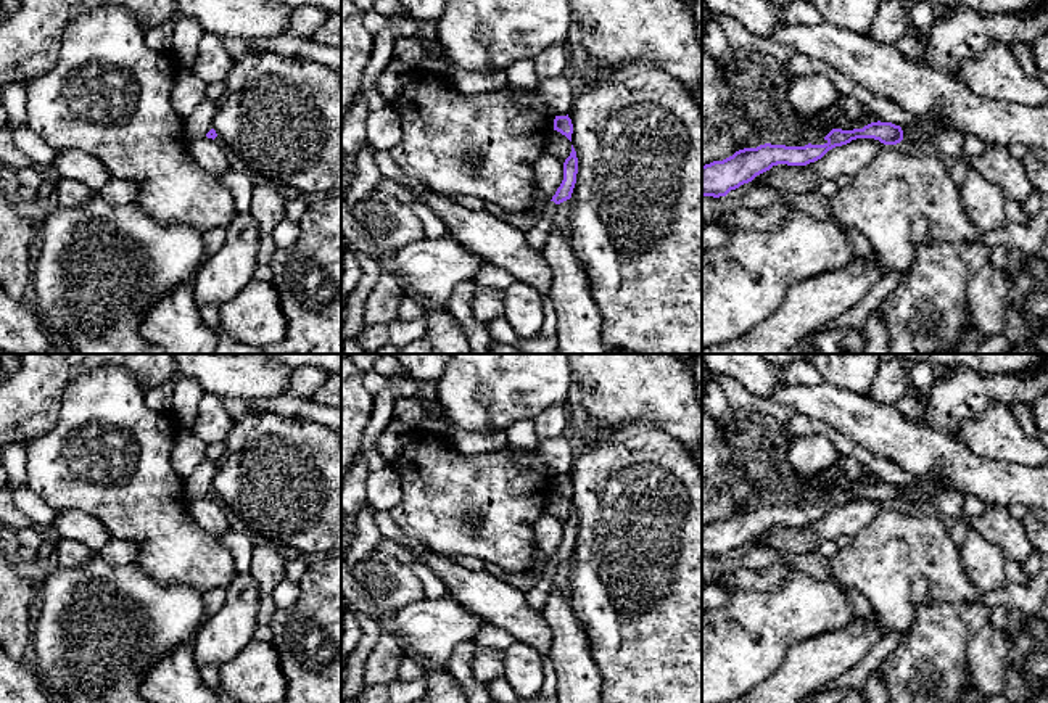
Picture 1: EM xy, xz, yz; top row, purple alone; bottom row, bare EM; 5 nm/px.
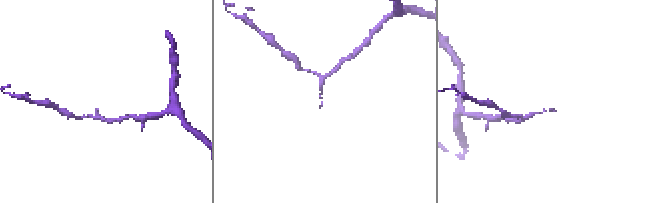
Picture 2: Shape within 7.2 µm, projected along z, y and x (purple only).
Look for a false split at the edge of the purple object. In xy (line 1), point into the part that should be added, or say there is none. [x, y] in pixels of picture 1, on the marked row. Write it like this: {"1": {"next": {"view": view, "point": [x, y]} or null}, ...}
{"1": {"next": null}}

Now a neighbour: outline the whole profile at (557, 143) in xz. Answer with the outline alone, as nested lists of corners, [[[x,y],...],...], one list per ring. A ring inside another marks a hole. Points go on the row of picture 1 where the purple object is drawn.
[[[552,130],[547,135],[546,151],[551,154],[555,154],[565,161],[571,153],[571,142],[560,132]]]

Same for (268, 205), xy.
[[[254,185],[251,193],[250,216],[254,219],[259,235],[272,235],[274,228],[287,217],[288,199],[279,187]]]

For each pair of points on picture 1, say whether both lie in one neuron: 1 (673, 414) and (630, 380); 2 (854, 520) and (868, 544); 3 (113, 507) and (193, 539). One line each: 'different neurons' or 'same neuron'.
1: same neuron
2: different neurons
3: same neuron

